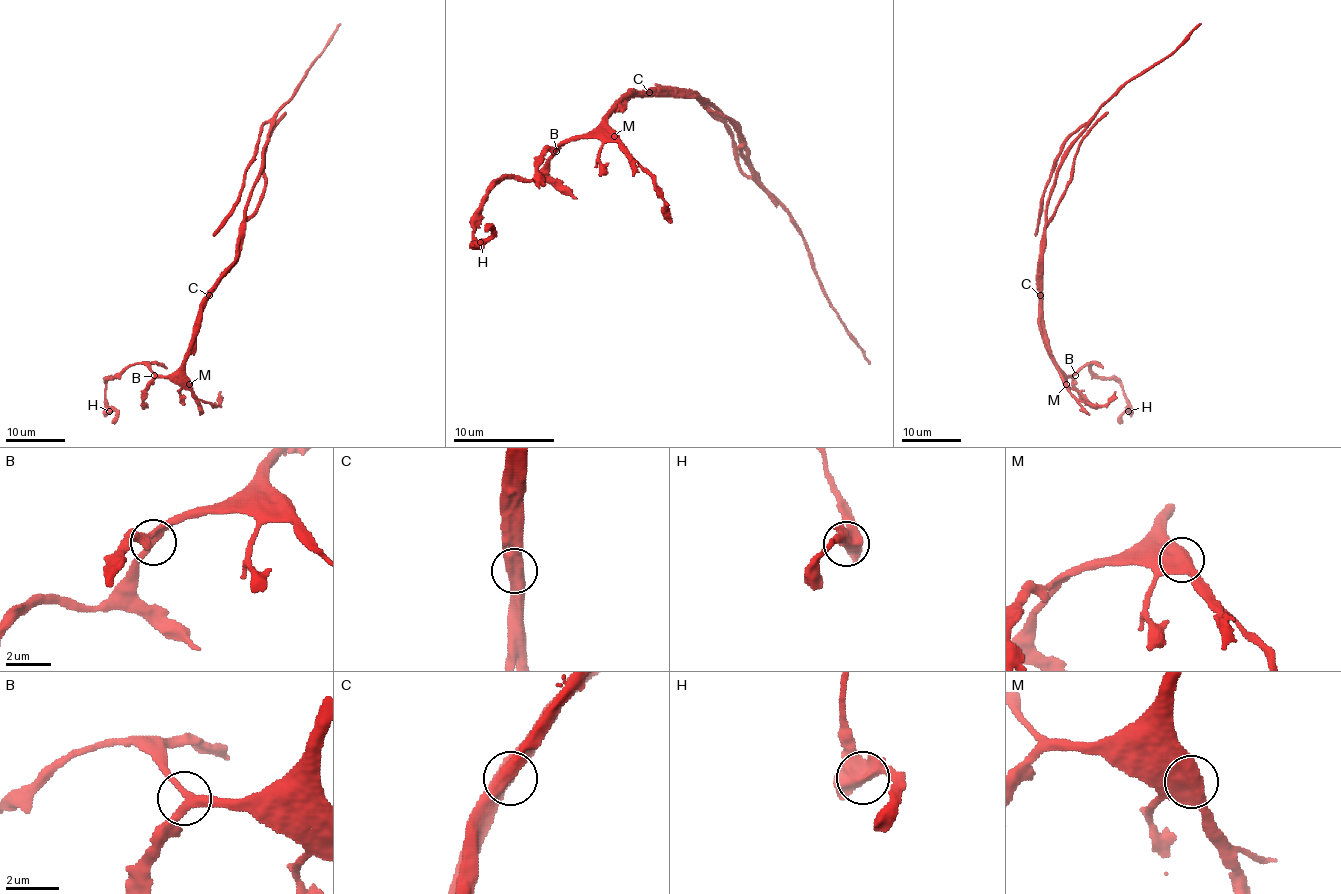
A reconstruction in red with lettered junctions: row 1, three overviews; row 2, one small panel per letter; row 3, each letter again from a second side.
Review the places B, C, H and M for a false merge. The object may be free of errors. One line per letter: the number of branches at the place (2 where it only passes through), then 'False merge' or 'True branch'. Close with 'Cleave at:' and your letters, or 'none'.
B: Branches: 3. True branch
C: Branches: 2. False merge
H: Branches: 2. True branch
M: Branches: 2. True branch
Cleave at: C

